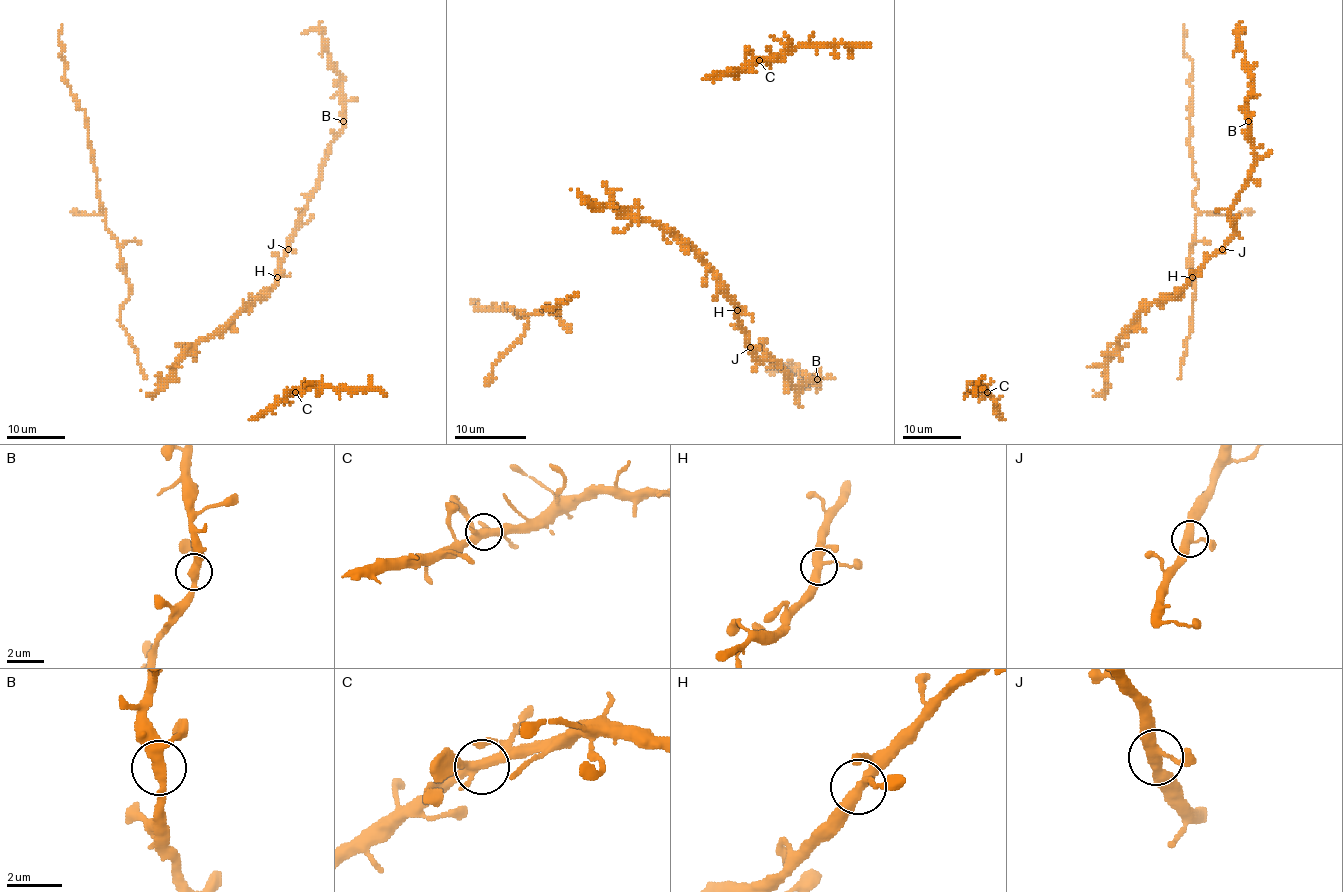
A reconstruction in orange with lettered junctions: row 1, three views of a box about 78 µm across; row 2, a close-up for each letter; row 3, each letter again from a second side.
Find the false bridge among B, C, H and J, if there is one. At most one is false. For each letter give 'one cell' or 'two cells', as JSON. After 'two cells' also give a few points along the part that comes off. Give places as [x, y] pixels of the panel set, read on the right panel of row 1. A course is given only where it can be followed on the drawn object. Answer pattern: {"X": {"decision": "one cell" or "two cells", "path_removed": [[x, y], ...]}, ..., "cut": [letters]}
{"B": {"decision": "one cell"}, "C": {"decision": "one cell"}, "H": {"decision": "one cell"}, "J": {"decision": "one cell"}, "cut": []}

